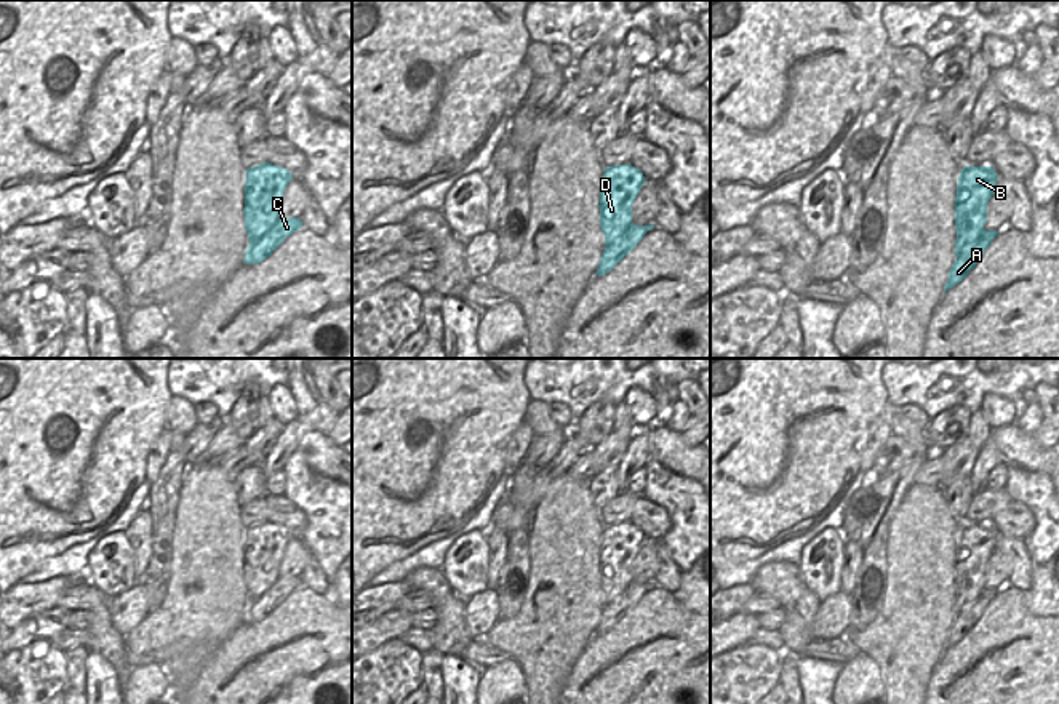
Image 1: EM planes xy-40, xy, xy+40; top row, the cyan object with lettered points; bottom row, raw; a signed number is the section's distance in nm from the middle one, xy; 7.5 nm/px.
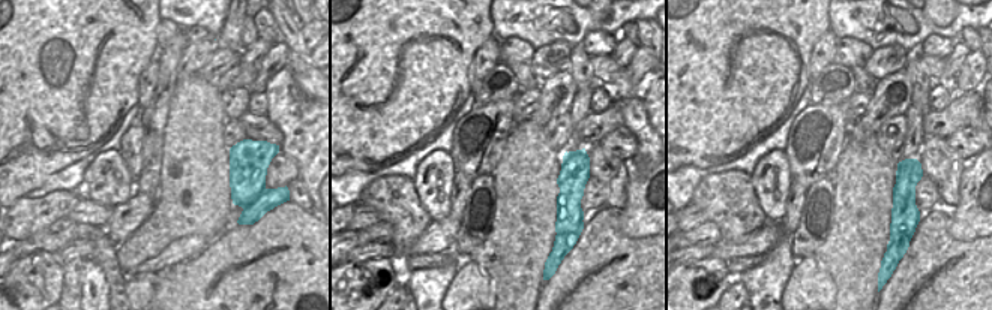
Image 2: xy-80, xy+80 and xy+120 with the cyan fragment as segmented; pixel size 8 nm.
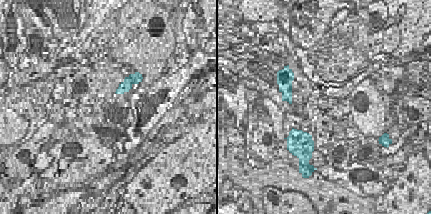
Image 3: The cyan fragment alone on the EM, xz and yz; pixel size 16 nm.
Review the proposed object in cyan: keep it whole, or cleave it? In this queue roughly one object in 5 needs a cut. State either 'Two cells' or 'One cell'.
Two cells

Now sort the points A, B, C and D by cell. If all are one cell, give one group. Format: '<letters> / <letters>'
A C / B D

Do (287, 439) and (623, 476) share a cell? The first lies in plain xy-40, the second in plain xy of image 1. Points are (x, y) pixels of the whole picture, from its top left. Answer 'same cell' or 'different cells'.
same cell

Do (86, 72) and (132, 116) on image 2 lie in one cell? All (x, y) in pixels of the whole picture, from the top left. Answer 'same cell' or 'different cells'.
different cells

